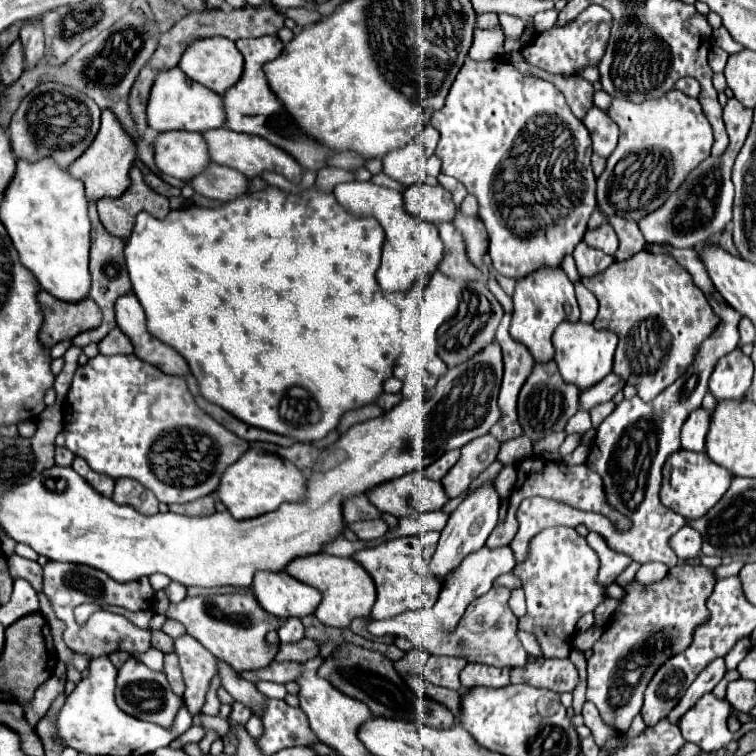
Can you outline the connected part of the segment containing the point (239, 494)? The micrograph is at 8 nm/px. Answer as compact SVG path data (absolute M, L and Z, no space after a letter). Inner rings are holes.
M249 448L235 464L231 464L217 488L219 500L237 520L255 518L267 512L273 512L283 502L299 502L305 494L305 476L289 460L283 460L275 454L263 454L255 448Z

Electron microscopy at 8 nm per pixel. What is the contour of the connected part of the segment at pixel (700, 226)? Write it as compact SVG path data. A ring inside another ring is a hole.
M731 98L725 104L723 122L727 126L727 134L731 140L727 150L717 158L713 156L705 158L693 172L689 172L681 188L677 188L677 192L673 192L661 208L653 210L649 216L643 218L643 236L649 244L657 242L657 244L671 244L673 248L689 248L689 246L693 248L725 230L725 226L731 222L731 204L733 204L731 168L735 156L739 154L749 134L751 120L753 112L749 112L749 108L745 108L739 100Z

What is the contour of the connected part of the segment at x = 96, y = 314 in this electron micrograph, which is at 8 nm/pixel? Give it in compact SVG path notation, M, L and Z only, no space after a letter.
M39 292L37 300L45 316L39 330L39 342L45 348L51 348L63 340L71 340L77 334L93 330L101 324L101 310L91 298L85 298L81 304L61 304L61 300L53 300L53 296L47 292Z

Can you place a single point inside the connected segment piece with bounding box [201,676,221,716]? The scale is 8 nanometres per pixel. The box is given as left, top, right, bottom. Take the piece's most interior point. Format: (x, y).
(212, 704)

